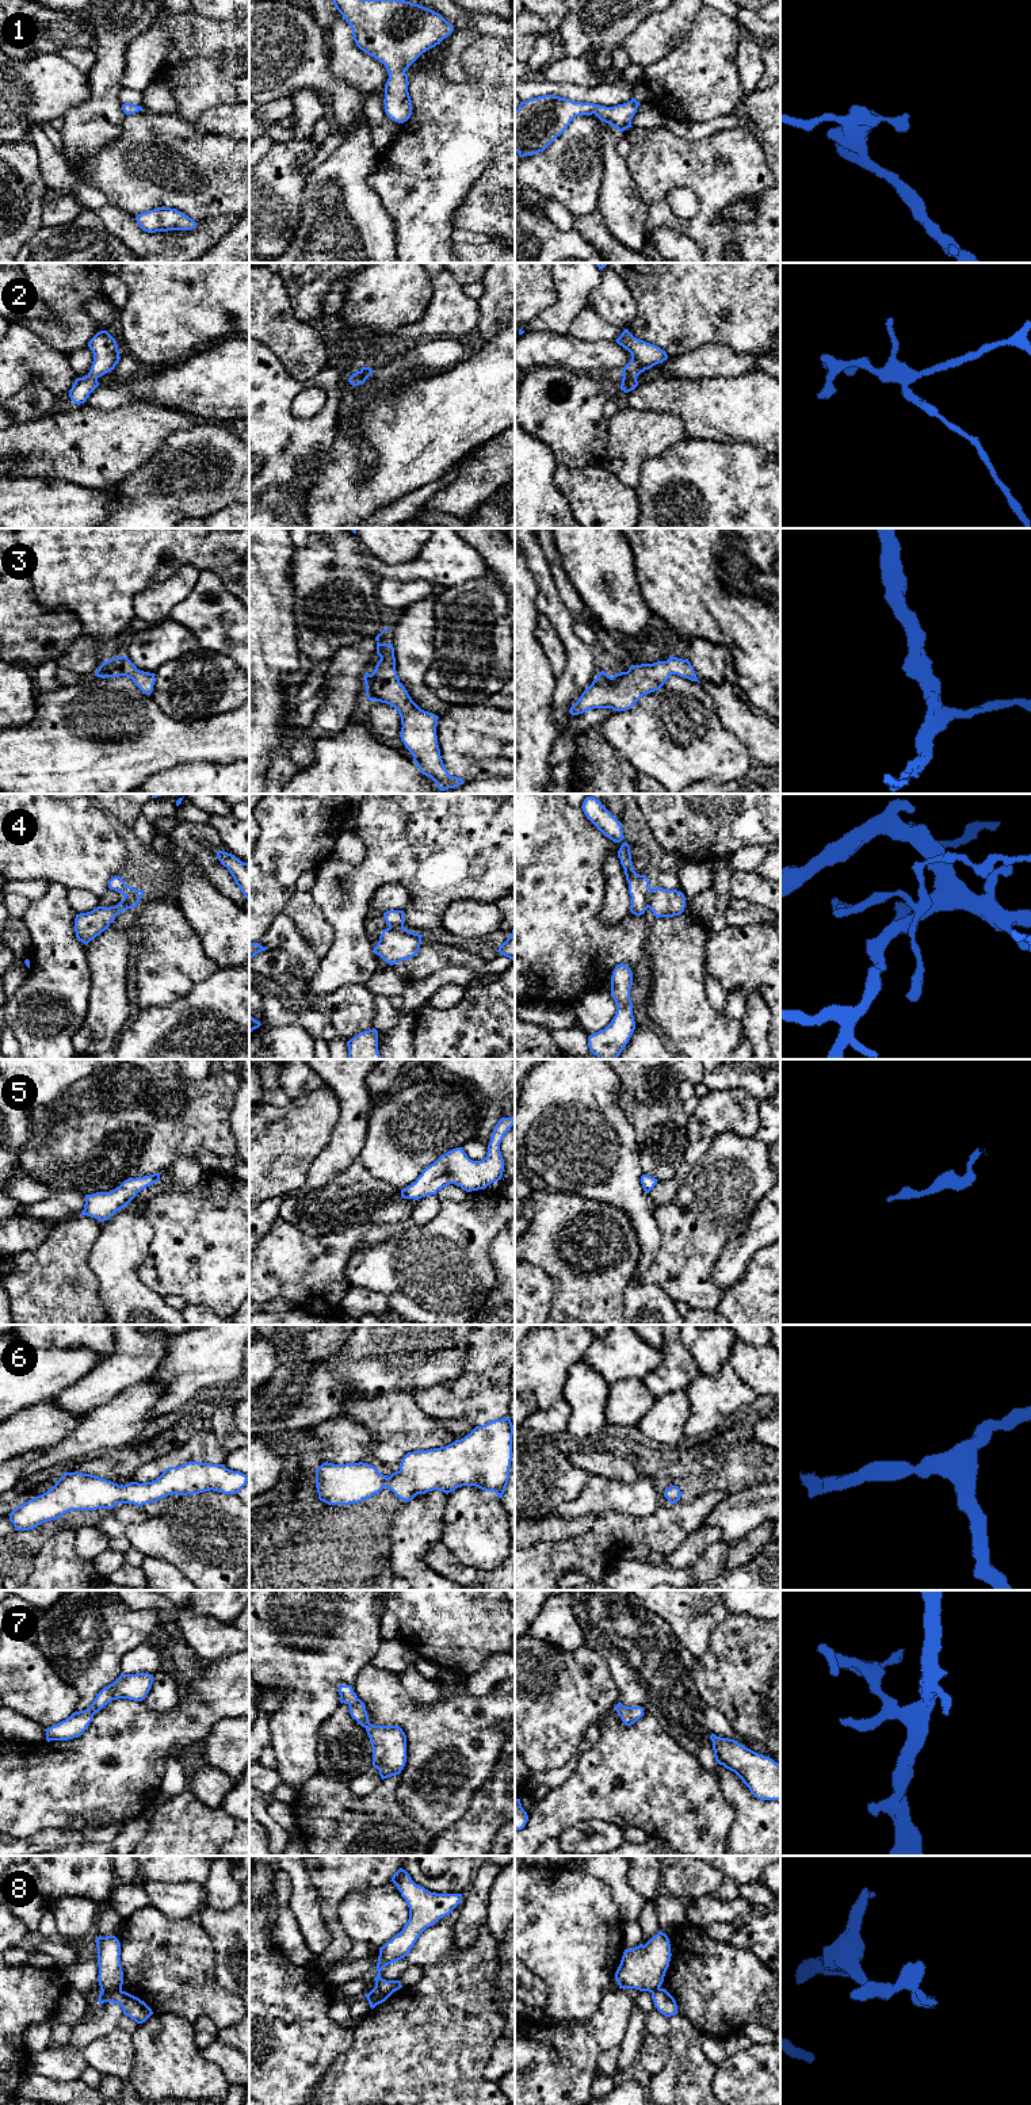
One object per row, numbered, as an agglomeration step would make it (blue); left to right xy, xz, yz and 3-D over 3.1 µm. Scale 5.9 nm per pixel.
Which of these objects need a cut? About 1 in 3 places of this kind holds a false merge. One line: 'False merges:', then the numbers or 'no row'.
False merges: 4, 8

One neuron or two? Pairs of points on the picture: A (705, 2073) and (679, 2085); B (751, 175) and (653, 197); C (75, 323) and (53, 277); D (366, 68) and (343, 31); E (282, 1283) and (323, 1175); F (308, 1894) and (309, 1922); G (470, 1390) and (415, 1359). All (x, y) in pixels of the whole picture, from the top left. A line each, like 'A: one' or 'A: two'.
A: one
B: one
C: one
D: one
E: two
F: one
G: two

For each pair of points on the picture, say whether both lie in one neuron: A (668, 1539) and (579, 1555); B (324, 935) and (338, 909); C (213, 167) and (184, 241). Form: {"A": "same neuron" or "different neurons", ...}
{"A": "same neuron", "B": "different neurons", "C": "different neurons"}

